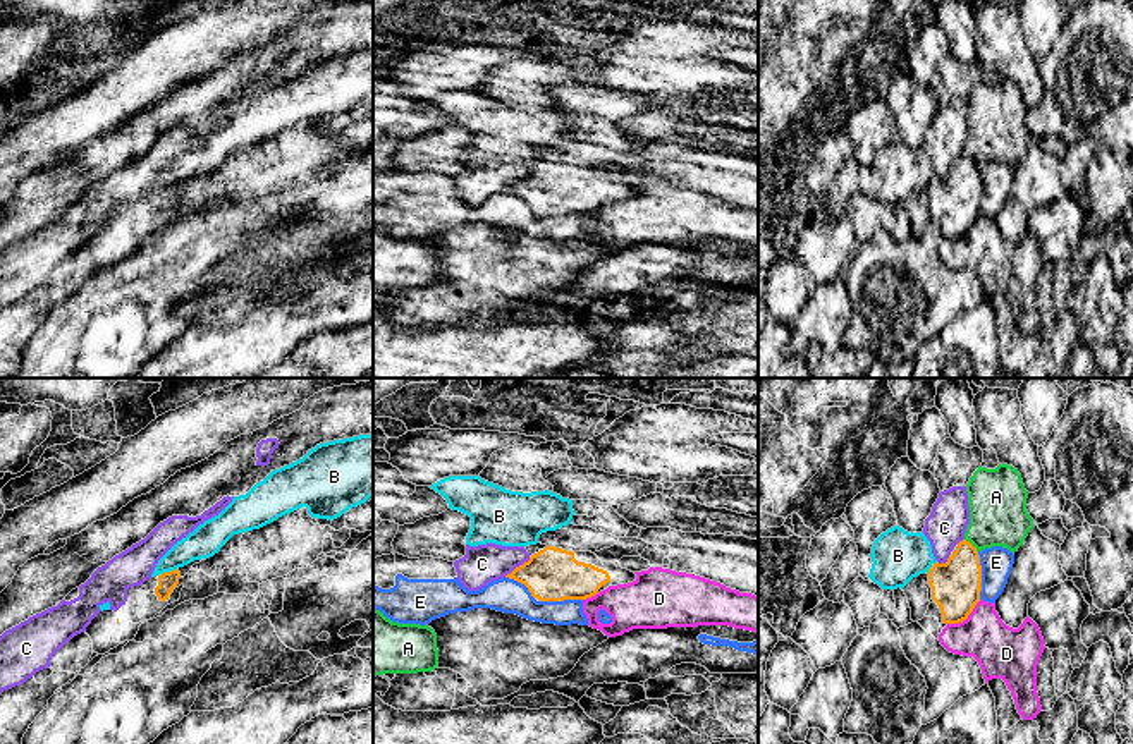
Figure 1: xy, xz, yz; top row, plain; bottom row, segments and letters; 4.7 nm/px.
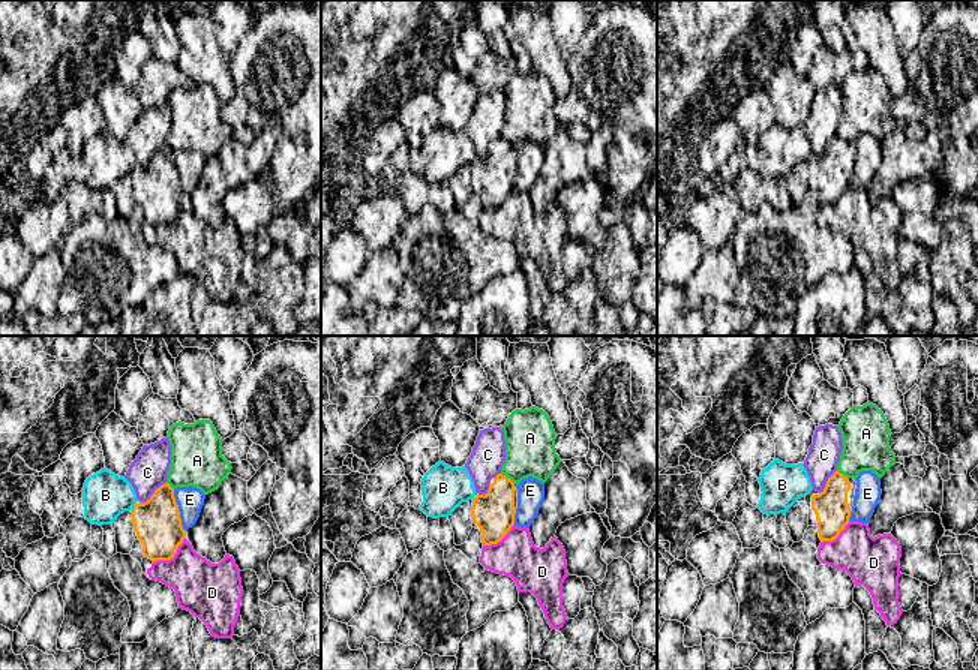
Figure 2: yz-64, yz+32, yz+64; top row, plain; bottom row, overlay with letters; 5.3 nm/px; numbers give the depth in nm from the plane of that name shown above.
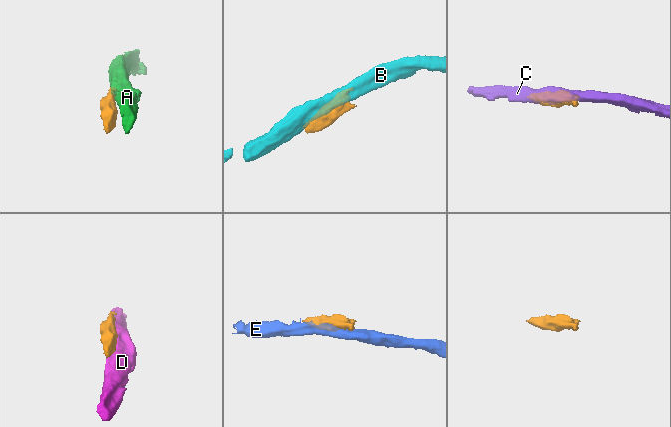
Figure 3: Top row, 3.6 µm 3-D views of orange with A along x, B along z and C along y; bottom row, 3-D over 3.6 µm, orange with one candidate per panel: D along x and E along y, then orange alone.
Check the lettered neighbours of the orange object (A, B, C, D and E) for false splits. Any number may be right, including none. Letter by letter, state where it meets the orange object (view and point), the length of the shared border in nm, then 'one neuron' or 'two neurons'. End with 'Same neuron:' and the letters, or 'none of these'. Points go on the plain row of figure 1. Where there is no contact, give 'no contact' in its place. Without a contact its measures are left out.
A: yz (972, 160) | 90 nm | two neurons
B: xy (167, 188) | 100 nm | two neurons
C: xz (516, 182) | 160 nm | two neurons
D: yz (965, 234) | 200 nm | two neurons
E: xz (561, 215) | 200 nm | two neurons
Same neuron: none of these

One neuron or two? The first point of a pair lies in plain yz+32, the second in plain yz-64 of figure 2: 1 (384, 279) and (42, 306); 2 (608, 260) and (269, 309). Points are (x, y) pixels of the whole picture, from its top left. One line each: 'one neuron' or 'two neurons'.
1: one neuron
2: one neuron

